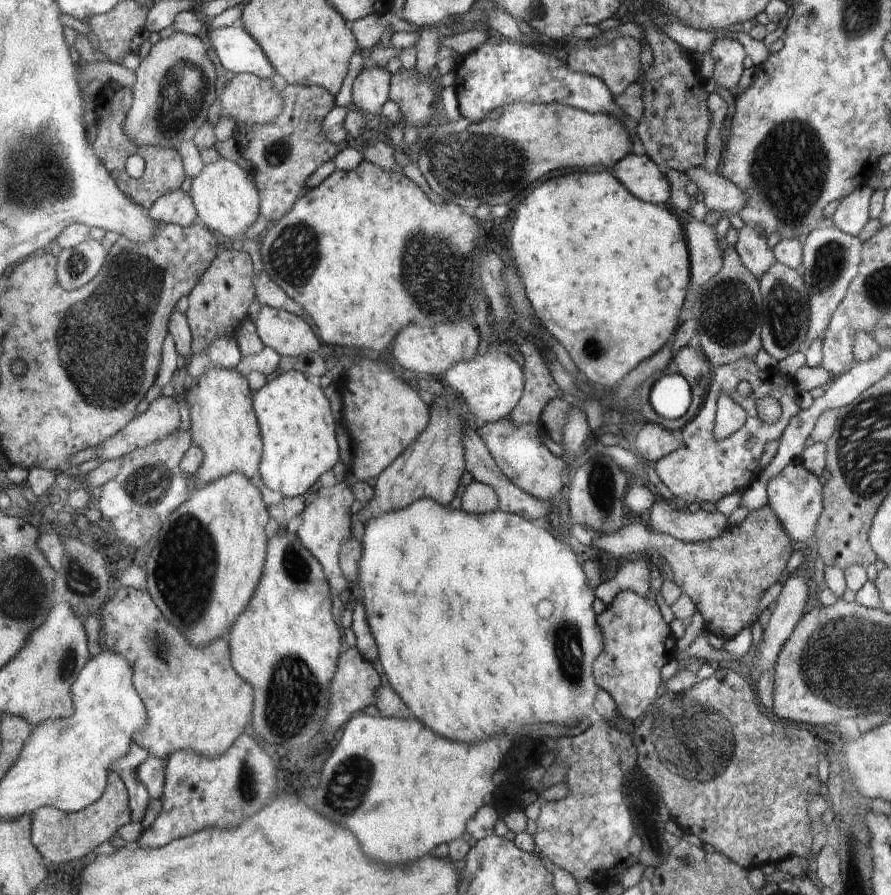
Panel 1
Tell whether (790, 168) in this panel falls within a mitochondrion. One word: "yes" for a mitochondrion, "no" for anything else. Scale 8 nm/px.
yes

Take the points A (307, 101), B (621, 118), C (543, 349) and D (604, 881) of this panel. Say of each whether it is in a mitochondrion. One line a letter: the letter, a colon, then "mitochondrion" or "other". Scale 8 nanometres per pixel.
A: other
B: other
C: other
D: other

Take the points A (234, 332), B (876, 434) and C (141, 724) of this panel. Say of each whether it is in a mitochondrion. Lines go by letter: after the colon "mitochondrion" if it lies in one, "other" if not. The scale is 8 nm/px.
A: other
B: mitochondrion
C: other

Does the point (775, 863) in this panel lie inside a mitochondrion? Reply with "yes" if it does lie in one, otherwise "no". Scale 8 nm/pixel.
no

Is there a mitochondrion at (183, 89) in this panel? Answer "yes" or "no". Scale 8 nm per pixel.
yes

